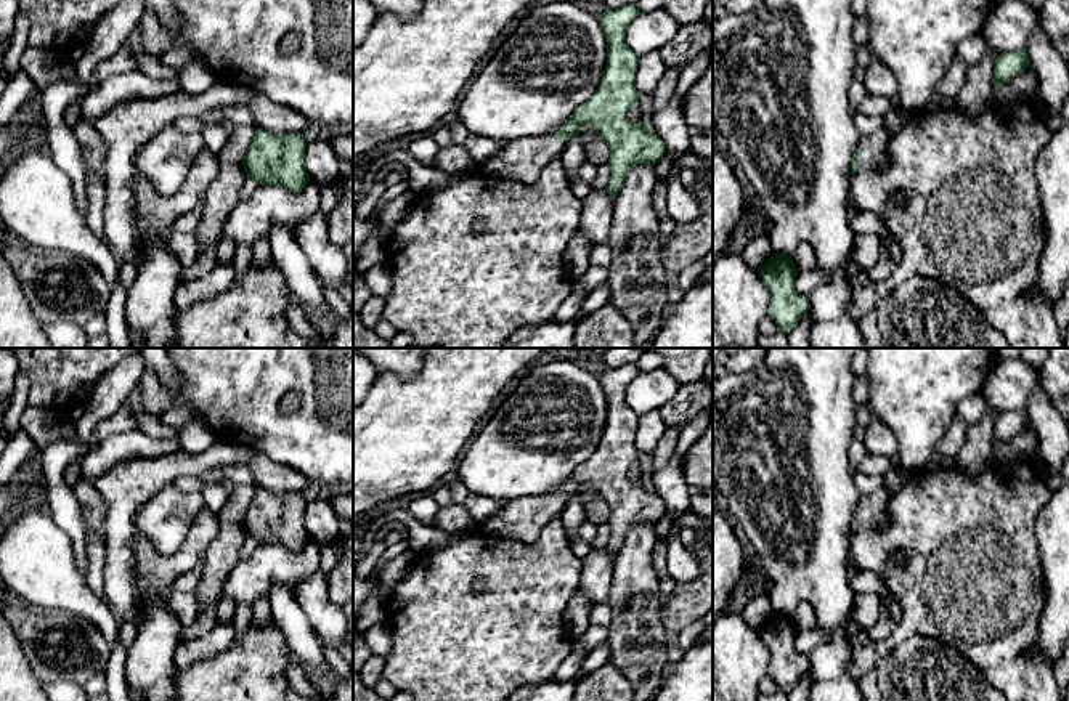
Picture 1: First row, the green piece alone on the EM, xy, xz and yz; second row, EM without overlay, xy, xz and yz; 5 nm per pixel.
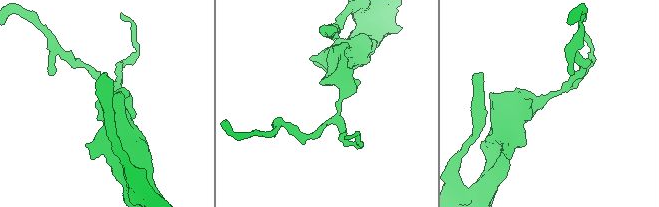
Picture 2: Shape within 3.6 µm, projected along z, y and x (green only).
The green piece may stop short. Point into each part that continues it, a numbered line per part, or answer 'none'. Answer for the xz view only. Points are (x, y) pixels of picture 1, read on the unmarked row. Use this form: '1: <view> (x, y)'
1: xz (524, 518)

